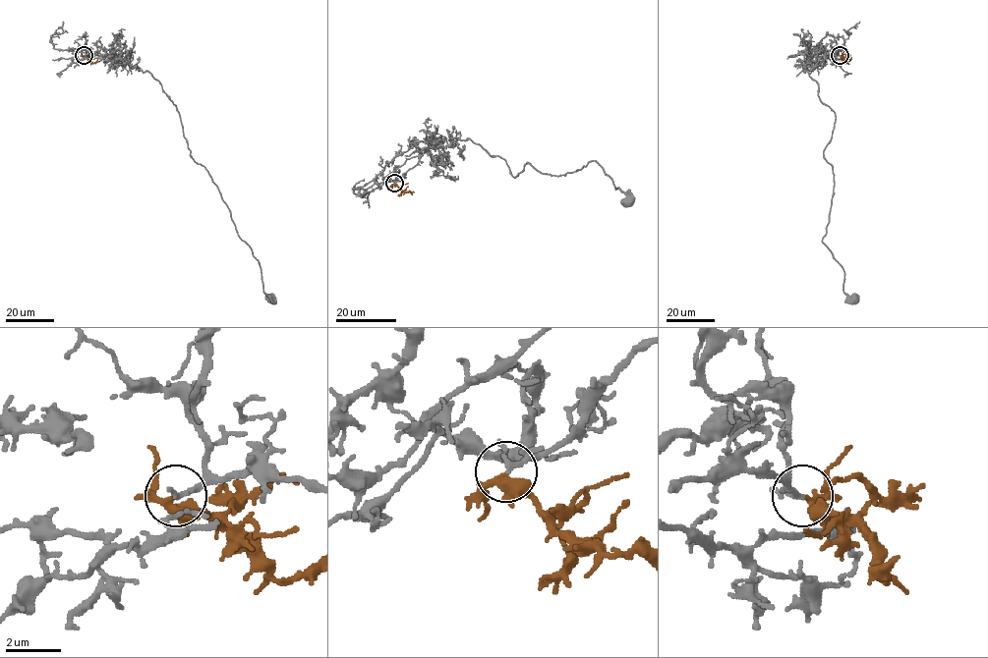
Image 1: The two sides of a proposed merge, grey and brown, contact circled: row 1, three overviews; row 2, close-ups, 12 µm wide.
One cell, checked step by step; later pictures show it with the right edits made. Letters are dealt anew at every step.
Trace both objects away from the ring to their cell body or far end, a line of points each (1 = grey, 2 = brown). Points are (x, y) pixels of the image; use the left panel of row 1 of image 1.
1: (84, 55), (120, 59), (161, 83), (179, 112), (190, 156), (216, 186), (270, 298)
2: (84, 55), (92, 63), (99, 61)

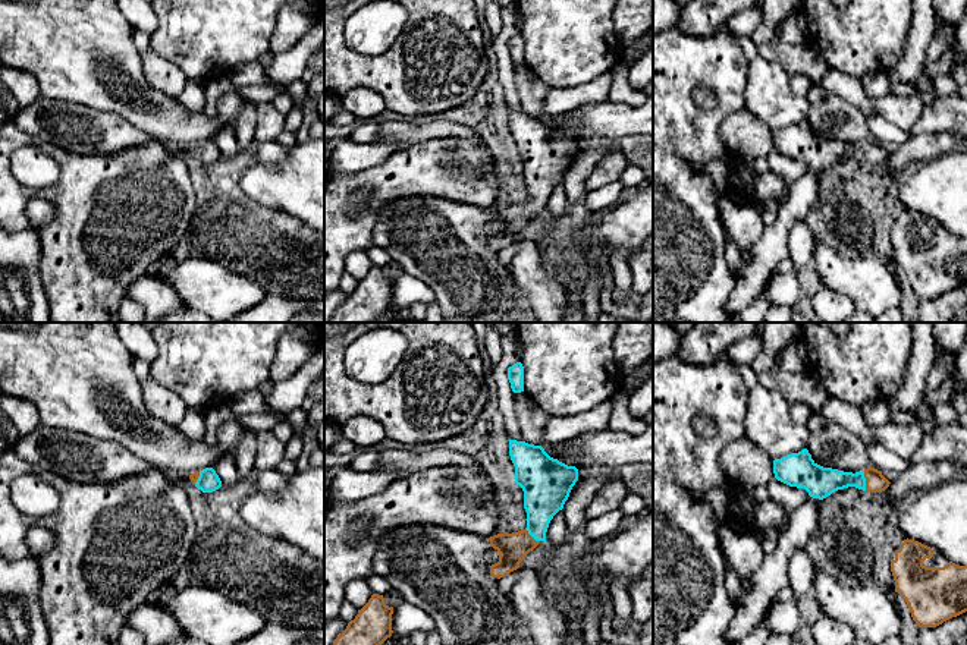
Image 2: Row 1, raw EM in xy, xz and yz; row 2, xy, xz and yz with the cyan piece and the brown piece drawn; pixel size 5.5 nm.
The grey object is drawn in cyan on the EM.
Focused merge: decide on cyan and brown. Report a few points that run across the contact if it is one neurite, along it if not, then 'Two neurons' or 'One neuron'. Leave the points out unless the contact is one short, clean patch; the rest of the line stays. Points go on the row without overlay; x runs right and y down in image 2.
Line: yz (819, 154), (826, 151), (865, 153), (875, 153). One neuron

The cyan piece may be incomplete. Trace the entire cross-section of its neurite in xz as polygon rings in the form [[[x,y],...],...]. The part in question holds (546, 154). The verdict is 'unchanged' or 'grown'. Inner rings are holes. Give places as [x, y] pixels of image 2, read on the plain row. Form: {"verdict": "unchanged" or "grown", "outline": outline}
{"verdict": "grown", "outline": [[[509,111],[509,128],[515,138],[515,152],[524,163],[527,199],[489,210],[499,224],[499,233],[490,237],[493,249],[505,249],[517,242],[522,230],[541,213],[553,188],[563,180],[575,154],[578,141],[550,129],[541,117]]]}

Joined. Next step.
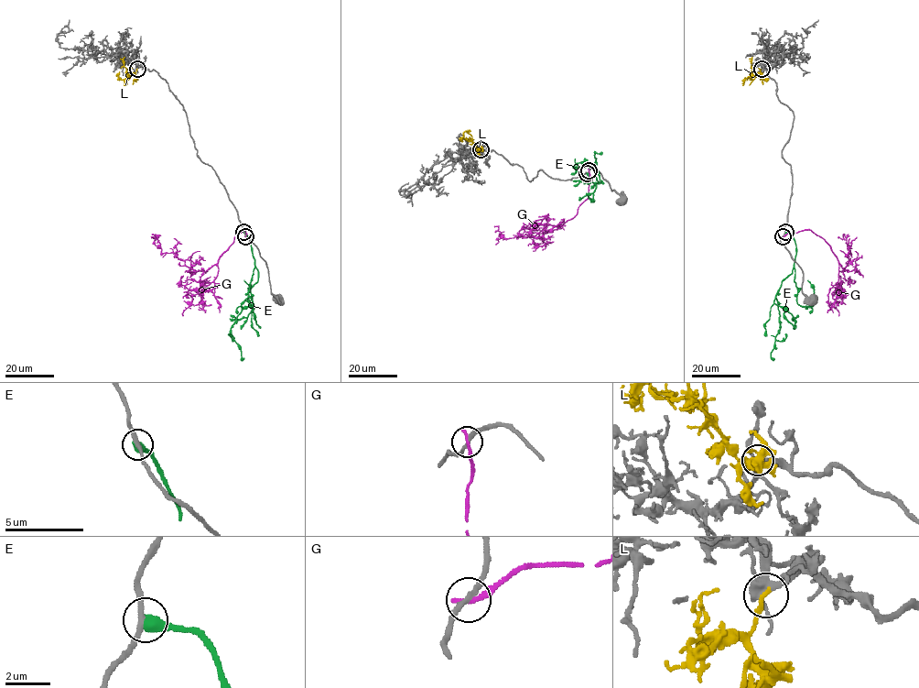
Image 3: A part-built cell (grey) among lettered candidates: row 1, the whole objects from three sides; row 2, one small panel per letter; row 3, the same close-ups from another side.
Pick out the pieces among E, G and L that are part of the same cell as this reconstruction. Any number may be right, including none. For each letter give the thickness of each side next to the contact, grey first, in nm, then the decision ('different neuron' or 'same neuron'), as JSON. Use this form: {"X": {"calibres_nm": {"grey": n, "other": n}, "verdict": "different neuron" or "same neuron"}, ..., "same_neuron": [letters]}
{"E": {"calibres_nm": {"grey": 240, "other": 550}, "verdict": "different neuron"}, "G": {"calibres_nm": {"grey": 240, "other": 240}, "verdict": "different neuron"}, "L": {"calibres_nm": {"grey": 440, "other": 200}, "verdict": "same neuron"}, "same_neuron": ["L"]}

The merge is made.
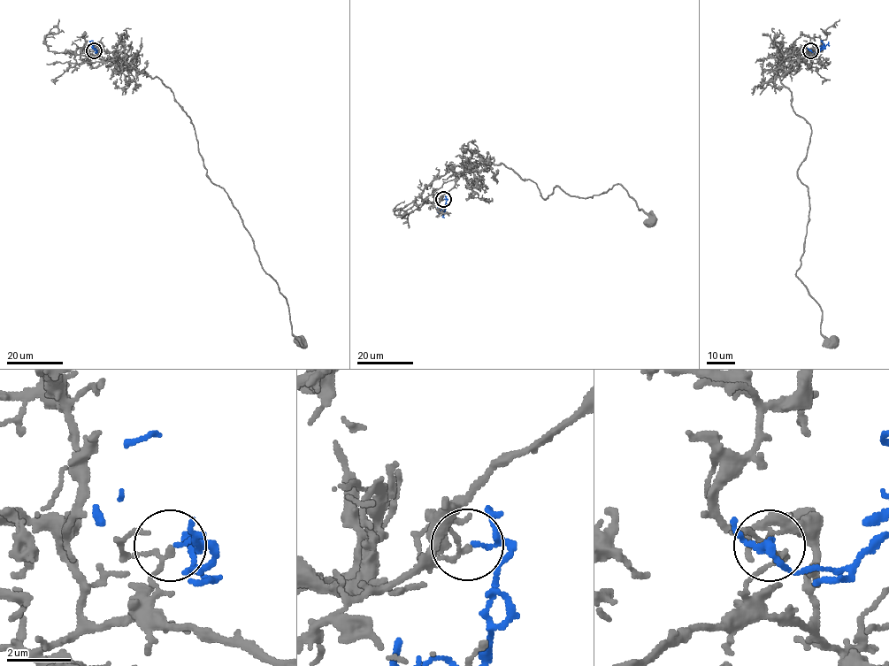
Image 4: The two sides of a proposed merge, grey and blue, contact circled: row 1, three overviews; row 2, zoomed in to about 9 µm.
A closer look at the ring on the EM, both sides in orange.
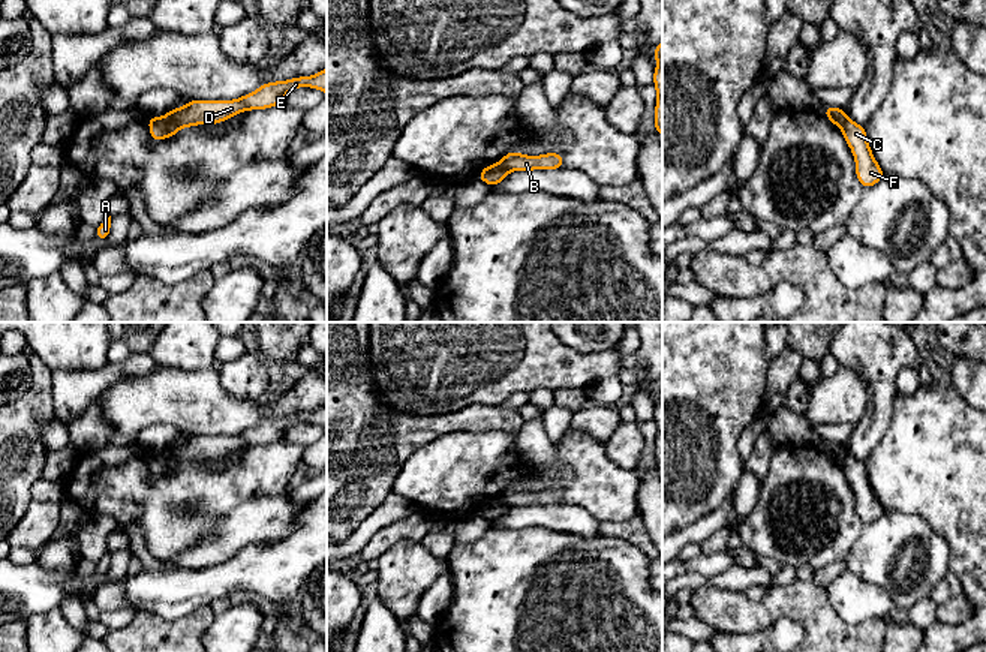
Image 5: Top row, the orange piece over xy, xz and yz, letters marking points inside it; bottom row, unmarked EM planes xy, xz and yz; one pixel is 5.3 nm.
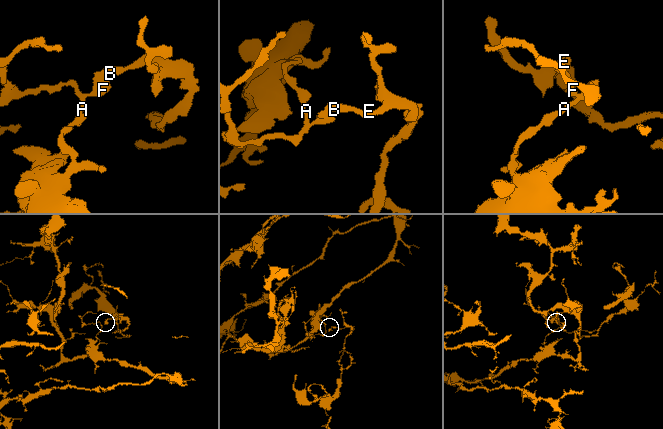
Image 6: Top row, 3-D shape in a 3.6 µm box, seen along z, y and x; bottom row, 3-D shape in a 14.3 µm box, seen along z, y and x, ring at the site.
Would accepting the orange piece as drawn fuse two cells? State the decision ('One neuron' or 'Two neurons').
Two neurons

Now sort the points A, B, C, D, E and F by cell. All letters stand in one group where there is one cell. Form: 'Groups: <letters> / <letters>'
Groups: A C F / B D E

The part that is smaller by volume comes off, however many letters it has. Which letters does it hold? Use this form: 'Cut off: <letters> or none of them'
Cut off: B, D, E

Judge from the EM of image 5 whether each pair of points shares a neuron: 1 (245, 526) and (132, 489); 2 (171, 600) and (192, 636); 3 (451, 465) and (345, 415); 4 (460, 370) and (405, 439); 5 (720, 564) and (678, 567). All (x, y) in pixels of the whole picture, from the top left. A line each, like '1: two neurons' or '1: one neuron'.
1: two neurons
2: two neurons
3: two neurons
4: two neurons
5: one neuron

